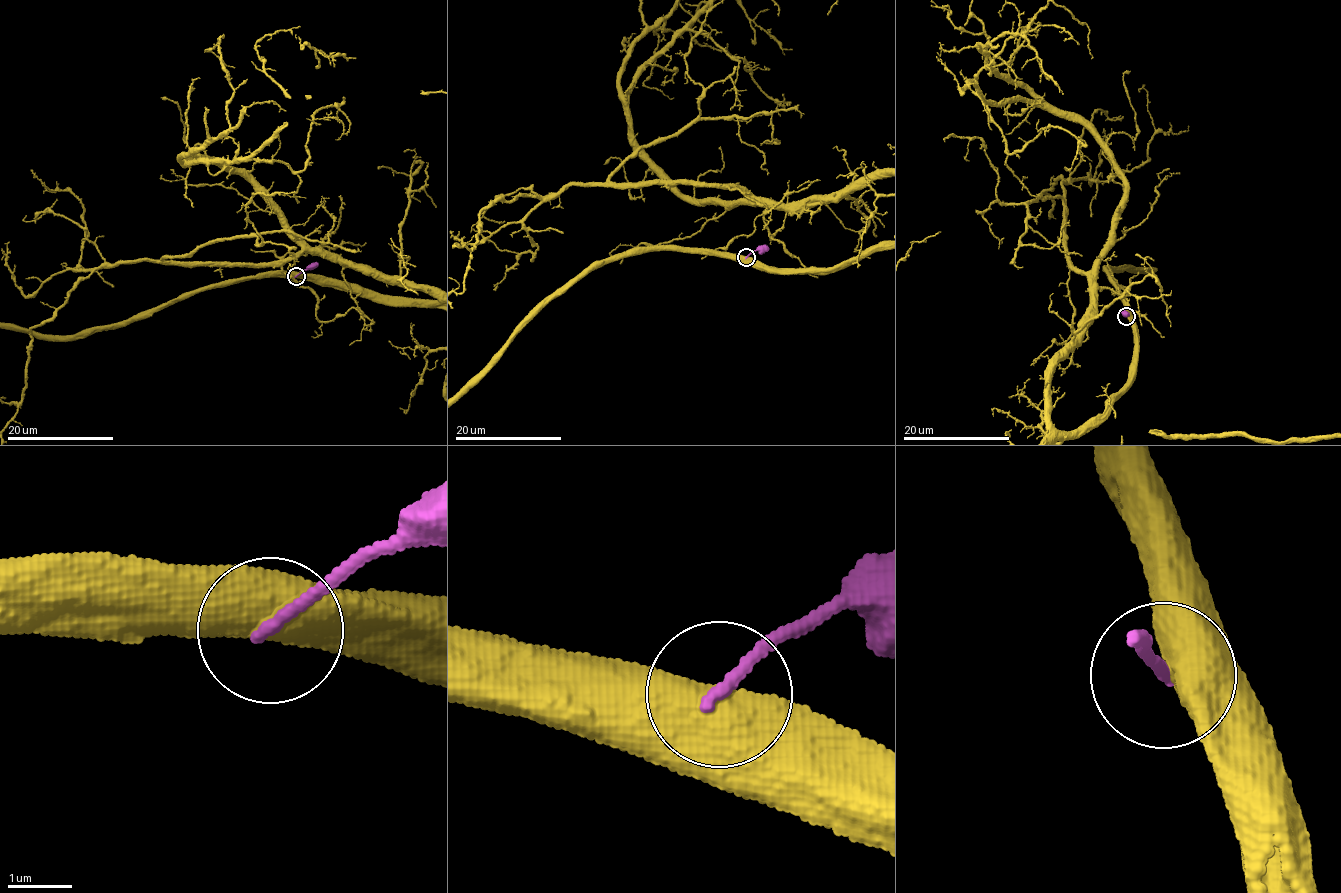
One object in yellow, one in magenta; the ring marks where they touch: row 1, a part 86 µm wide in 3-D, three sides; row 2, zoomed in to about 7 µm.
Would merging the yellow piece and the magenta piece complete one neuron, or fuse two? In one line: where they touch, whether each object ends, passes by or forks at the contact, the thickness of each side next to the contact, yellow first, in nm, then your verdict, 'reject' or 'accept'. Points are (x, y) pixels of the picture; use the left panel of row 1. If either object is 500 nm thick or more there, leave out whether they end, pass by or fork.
at (296, 276); 750 nm thick on the yellow side, 180 nm on the other; reject

